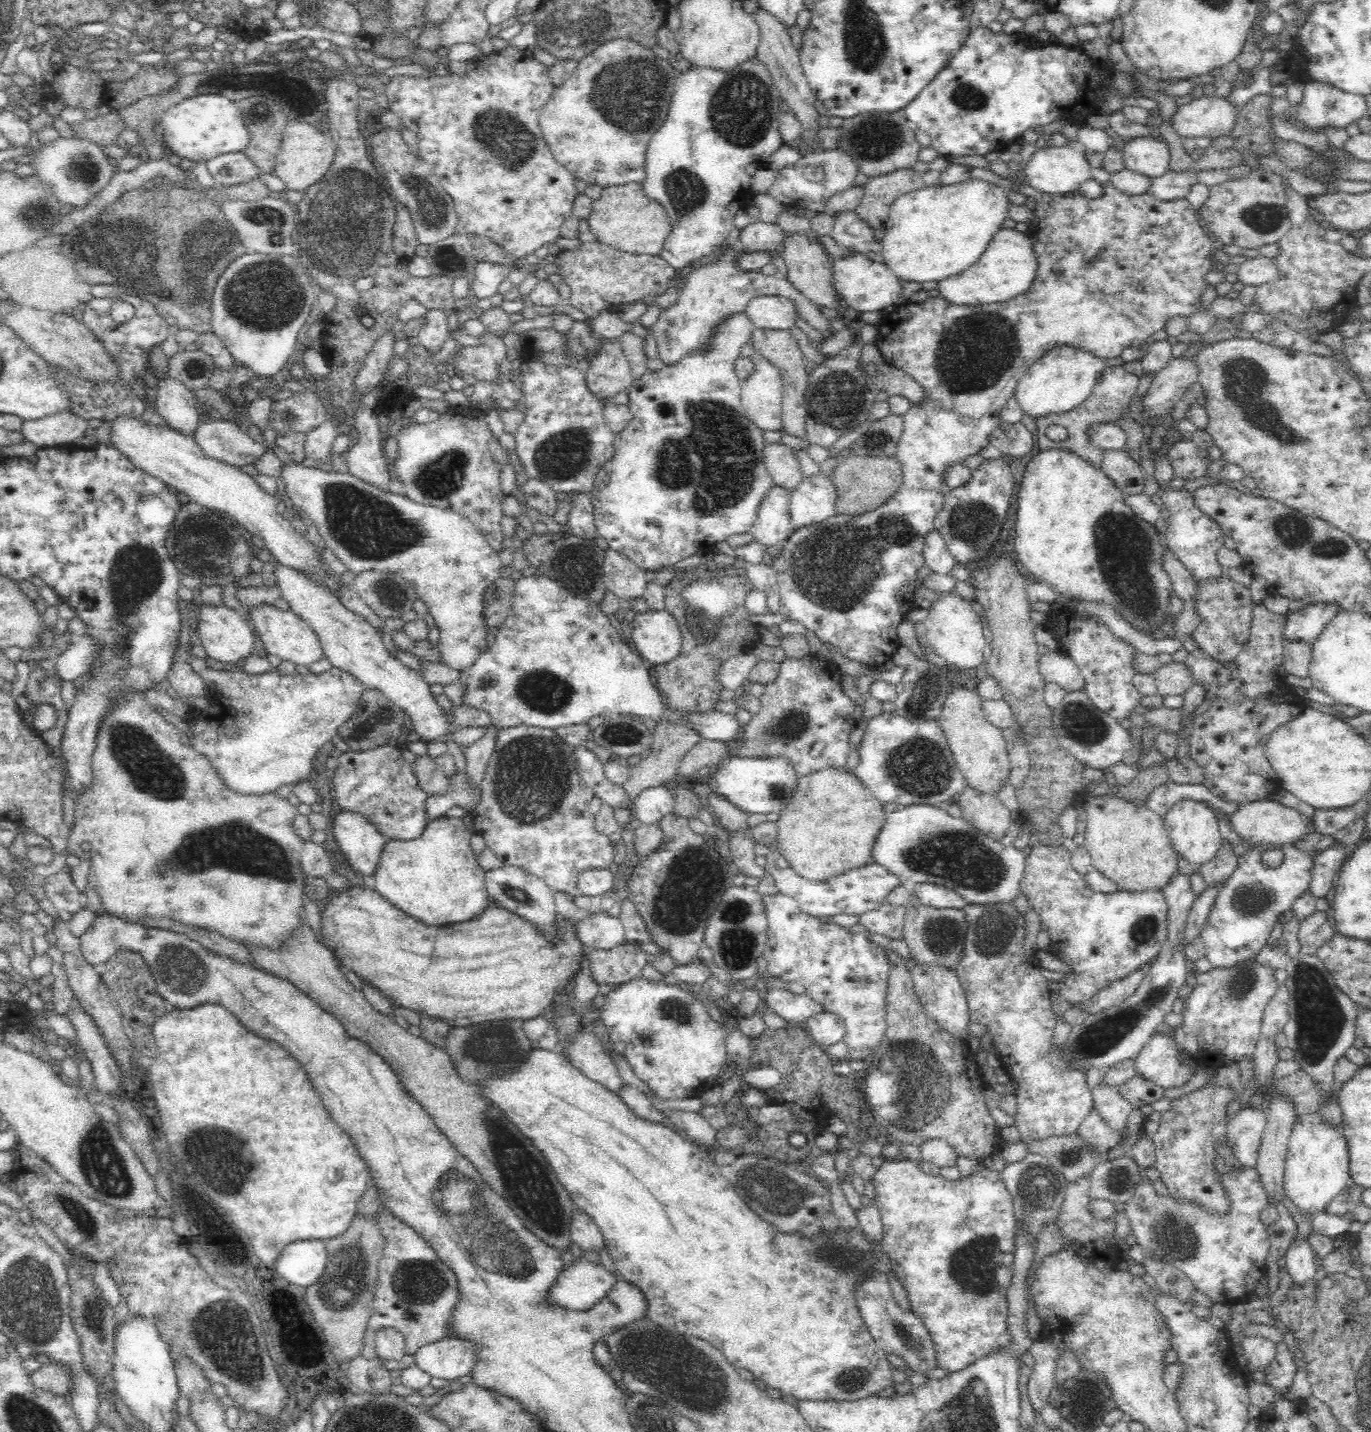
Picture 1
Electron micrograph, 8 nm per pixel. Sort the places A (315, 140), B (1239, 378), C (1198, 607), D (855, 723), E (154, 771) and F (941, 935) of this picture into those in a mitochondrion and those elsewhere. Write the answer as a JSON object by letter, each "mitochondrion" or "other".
{"A":"other","B":"mitochondrion","C":"other","D":"other","E":"mitochondrion","F":"mitochondrion"}

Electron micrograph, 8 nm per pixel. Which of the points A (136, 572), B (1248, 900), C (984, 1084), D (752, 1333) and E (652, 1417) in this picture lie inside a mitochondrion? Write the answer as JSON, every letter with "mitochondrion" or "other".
{"A":"mitochondrion","B":"mitochondrion","C":"other","D":"other","E":"mitochondrion"}

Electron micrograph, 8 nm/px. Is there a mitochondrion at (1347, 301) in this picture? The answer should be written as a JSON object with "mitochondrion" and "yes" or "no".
{"mitochondrion":"no"}

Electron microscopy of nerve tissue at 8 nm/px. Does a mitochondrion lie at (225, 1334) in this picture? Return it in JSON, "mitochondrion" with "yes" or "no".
{"mitochondrion":"yes"}

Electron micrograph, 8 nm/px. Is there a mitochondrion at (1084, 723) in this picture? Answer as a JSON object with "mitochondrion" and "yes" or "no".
{"mitochondrion":"yes"}

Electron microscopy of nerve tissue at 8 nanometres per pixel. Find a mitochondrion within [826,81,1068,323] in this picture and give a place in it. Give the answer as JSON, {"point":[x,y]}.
{"point":[875,141]}

